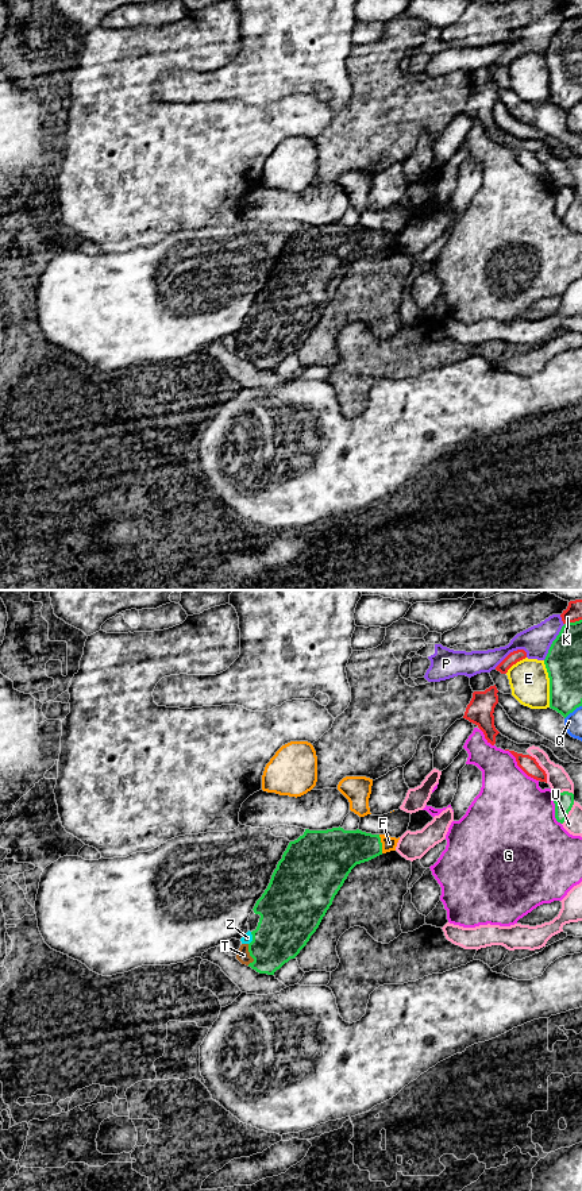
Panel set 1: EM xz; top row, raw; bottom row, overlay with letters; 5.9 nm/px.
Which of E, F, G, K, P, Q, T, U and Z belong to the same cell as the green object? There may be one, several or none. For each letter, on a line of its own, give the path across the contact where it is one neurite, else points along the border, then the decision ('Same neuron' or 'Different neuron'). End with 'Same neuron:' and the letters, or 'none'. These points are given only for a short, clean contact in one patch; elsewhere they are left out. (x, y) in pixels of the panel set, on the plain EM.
E: Boundary: xz (543, 56), (547, 64), (550, 101). Different neuron
F: Same neuron
G: Different neuron
K: Different neuron
P: Boundary: xz (565, 19), (543, 54). Different neuron
Q: Different neuron
T: Path across: xz (282, 326), (258, 350), (250, 350), (243, 350). Same neuron
U: Different neuron
Z: Path across: xz (288, 313), (268, 334), (253, 334), (247, 332). Same neuron
Same neuron: F, T, Z

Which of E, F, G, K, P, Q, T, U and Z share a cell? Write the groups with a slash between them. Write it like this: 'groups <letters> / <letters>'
groups E / F T Z / G / K / P / Q / U

